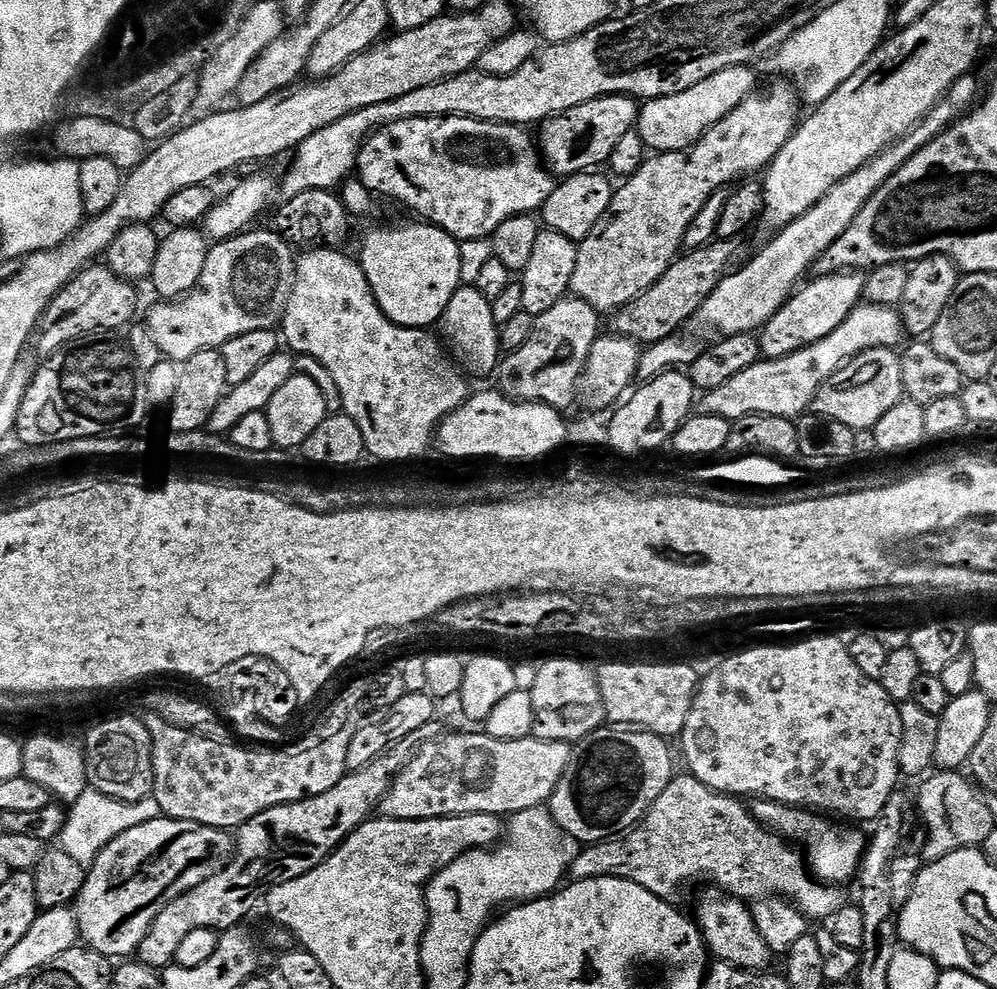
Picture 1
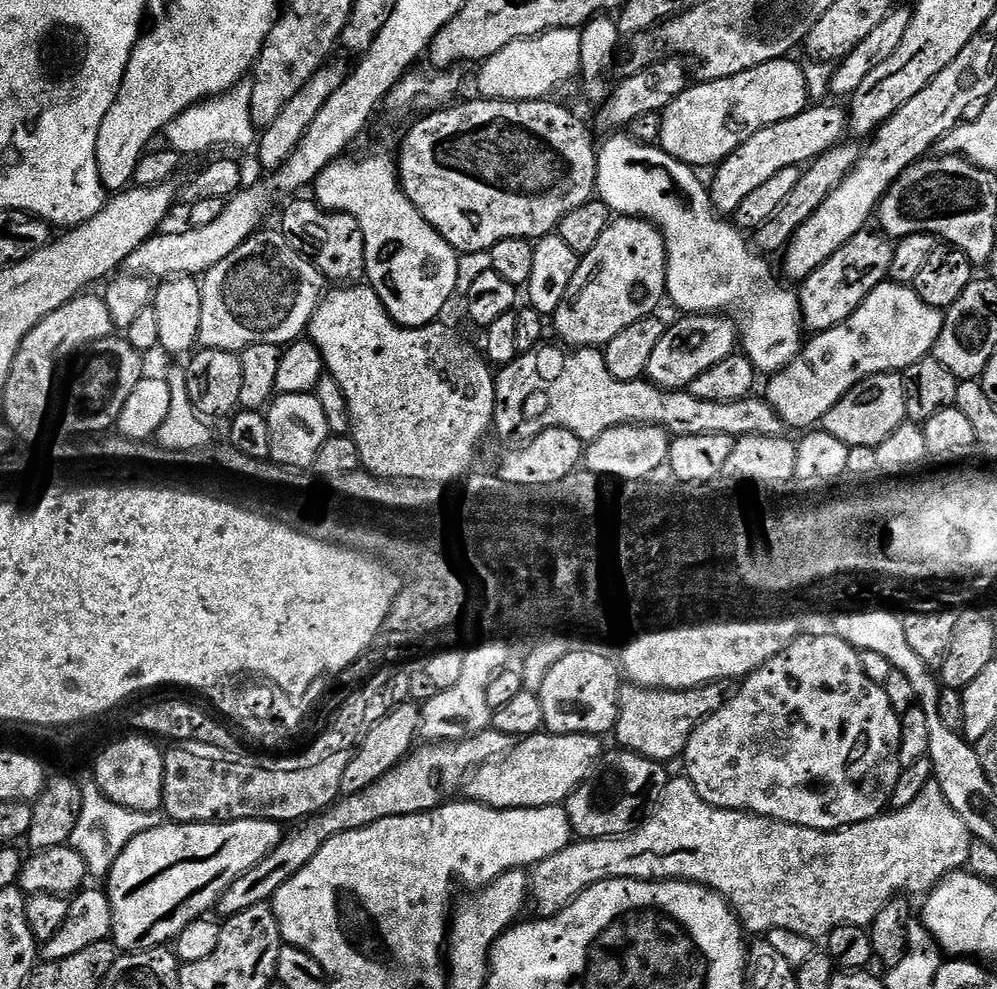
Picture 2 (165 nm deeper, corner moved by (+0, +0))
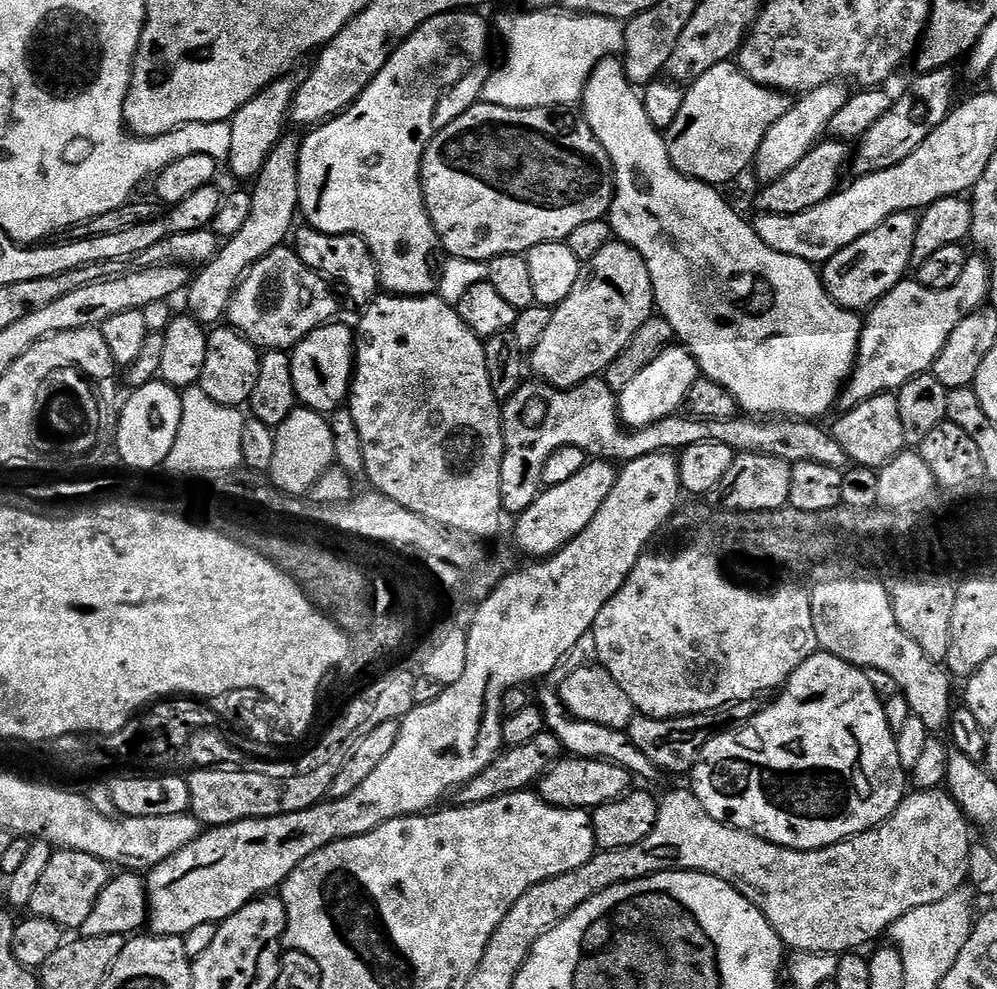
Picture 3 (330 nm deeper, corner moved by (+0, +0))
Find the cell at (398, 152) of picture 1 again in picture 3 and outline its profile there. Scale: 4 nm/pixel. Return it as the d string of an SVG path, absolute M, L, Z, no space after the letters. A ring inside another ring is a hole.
M477 102L466 114L454 118L450 126L446 126L436 137L428 143L422 158L420 167L420 181L424 191L426 210L432 219L434 230L440 239L441 249L449 257L470 258L471 260L489 261L495 256L502 254L514 254L515 252L527 254L530 249L539 244L545 244L551 240L567 241L568 235L577 226L585 222L603 220L608 215L608 209L612 207L614 195L614 173L612 163L598 138L594 138L594 130L584 121L583 115L576 116L572 110L565 110L563 107L555 108L507 108L506 106L494 106Z

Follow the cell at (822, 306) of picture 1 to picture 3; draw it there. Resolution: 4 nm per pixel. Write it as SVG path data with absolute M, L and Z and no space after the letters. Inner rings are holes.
M899 212L883 220L877 228L870 230L870 234L862 234L858 242L850 242L850 246L838 250L838 254L834 254L834 258L830 258L822 268L824 288L830 298L843 308L871 309L894 285L909 275L913 267L912 251L917 230L917 213Z

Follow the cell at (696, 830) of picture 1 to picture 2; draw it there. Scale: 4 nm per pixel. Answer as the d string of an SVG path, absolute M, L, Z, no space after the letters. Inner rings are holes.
M673 775L668 781L668 785L662 790L662 794L656 800L656 807L652 809L647 820L643 821L633 832L626 836L607 836L601 840L581 840L573 839L558 854L550 854L542 862L533 864L530 869L530 904L536 907L535 915L543 918L545 916L557 916L566 906L572 904L574 898L581 896L590 886L594 886L603 880L687 880L693 884L703 884L705 888L710 888L721 896L729 904L740 919L740 927L748 934L767 934L770 930L790 930L794 934L802 934L806 938L819 941L821 938L827 938L831 932L838 926L849 924L859 928L868 928L878 918L878 910L886 906L896 896L907 894L909 897L923 897L932 891L936 885L950 875L951 872L961 871L968 863L970 846L973 842L971 830L966 826L966 822L958 814L950 802L946 802L946 794L942 794L942 786L936 783L928 784L918 793L918 798L914 798L908 804L900 804L891 810L885 811L879 816L863 820L857 824L851 824L849 828L835 828L832 832L819 832L806 826L794 826L781 820L771 820L765 816L755 816L752 812L735 812L729 808L716 808L698 795L694 786L688 781L687 775Z

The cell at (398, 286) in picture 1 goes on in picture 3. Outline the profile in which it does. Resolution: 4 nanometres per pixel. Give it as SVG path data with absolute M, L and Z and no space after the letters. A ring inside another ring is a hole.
M457 10L455 12L443 12L434 18L430 18L422 26L418 26L418 30L414 30L414 34L404 42L402 46L398 46L398 50L386 62L386 66L382 66L382 70L378 70L378 74L374 78L374 82L370 82L370 86L366 86L366 90L362 90L362 94L338 116L333 116L331 120L325 120L323 124L313 127L308 137L303 137L300 146L300 169L298 170L298 198L300 206L299 215L306 219L307 227L316 228L320 232L326 234L354 234L360 236L366 242L366 246L370 246L374 262L378 266L378 274L380 275L380 287L385 293L394 296L431 296L437 291L440 283L440 269L442 267L442 249L440 239L432 225L430 214L426 210L426 202L424 201L424 191L422 190L422 182L420 181L420 167L422 166L422 158L426 146L432 139L436 137L436 133L440 132L446 126L450 126L450 122L454 122L454 118L458 118L462 114L466 114L466 110L470 110L483 97L484 87L488 81L490 71L490 63L488 64L488 28L490 32L490 24L480 17L481 13L476 10Z

